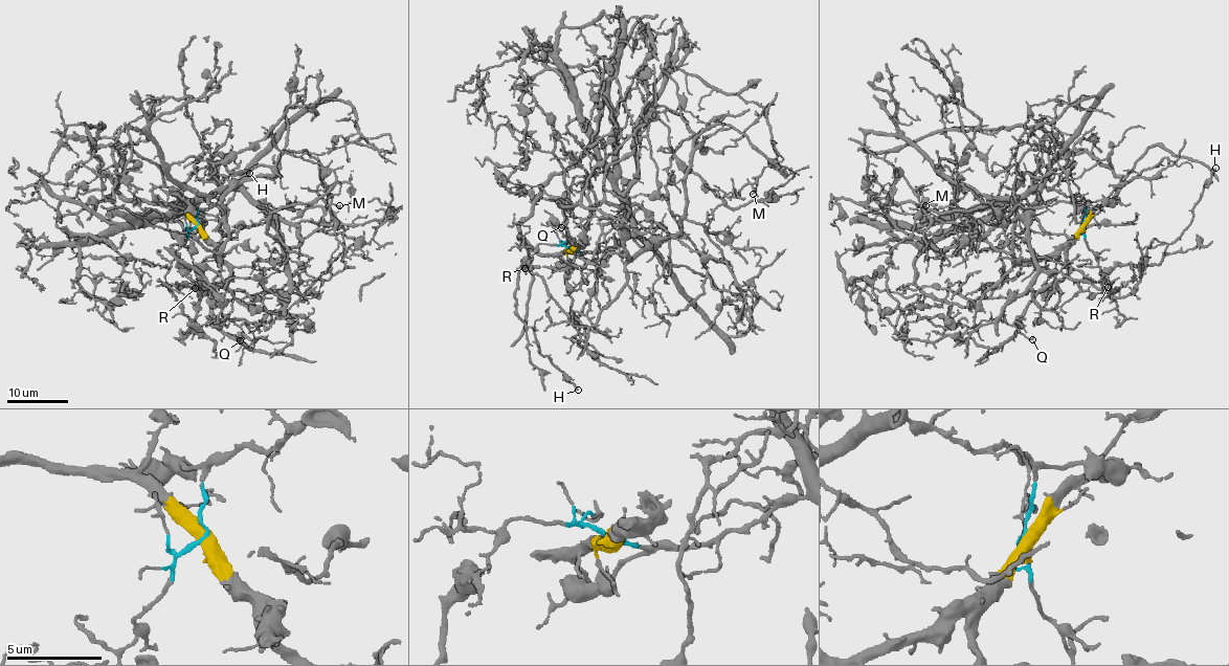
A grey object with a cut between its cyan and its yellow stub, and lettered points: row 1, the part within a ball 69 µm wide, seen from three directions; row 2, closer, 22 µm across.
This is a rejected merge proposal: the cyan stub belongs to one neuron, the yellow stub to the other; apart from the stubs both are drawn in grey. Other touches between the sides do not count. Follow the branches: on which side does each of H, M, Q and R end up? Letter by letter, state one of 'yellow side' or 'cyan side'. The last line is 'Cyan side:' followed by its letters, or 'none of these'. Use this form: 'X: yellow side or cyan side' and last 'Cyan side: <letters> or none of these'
H: yellow side
M: cyan side
Q: yellow side
R: yellow side
Cyan side: M

